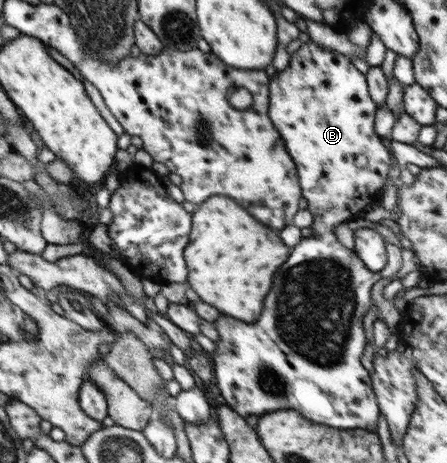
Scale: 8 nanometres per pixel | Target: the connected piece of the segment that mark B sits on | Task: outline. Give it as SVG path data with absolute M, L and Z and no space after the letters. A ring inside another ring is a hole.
M309 41L299 47L290 55L290 62L283 71L276 71L274 76L270 78L269 82L269 105L268 116L271 118L272 124L278 129L282 135L282 140L285 142L285 149L293 158L298 173L298 180L302 191L302 196L308 201L307 209L313 214L314 222L312 229L313 236L303 237L299 245L293 247L293 253L287 259L287 267L279 267L279 271L275 273L275 281L271 287L271 293L265 299L265 309L259 317L257 323L244 323L230 317L222 315L215 321L215 330L219 332L219 339L216 341L216 349L208 358L212 362L214 379L217 387L221 391L221 397L225 399L225 403L233 408L239 415L249 417L250 415L263 415L268 411L277 411L278 409L293 409L304 415L309 421L313 423L323 423L335 429L357 429L361 428L367 431L376 433L378 431L378 419L380 418L380 409L378 408L377 399L372 389L372 381L370 373L361 364L361 357L363 357L363 350L365 349L365 329L363 328L363 320L365 314L369 311L371 301L373 298L373 291L375 290L375 283L381 280L379 273L369 271L362 261L356 255L355 251L343 246L336 238L334 229L340 223L348 222L371 205L376 204L377 192L384 187L388 179L389 170L391 168L391 155L387 147L383 145L382 137L374 130L374 119L376 116L377 104L371 99L368 92L368 85L366 82L366 75L359 72L349 58L345 55L325 51L319 47L315 42ZM301 283L307 291L307 301L309 305L301 305Z

